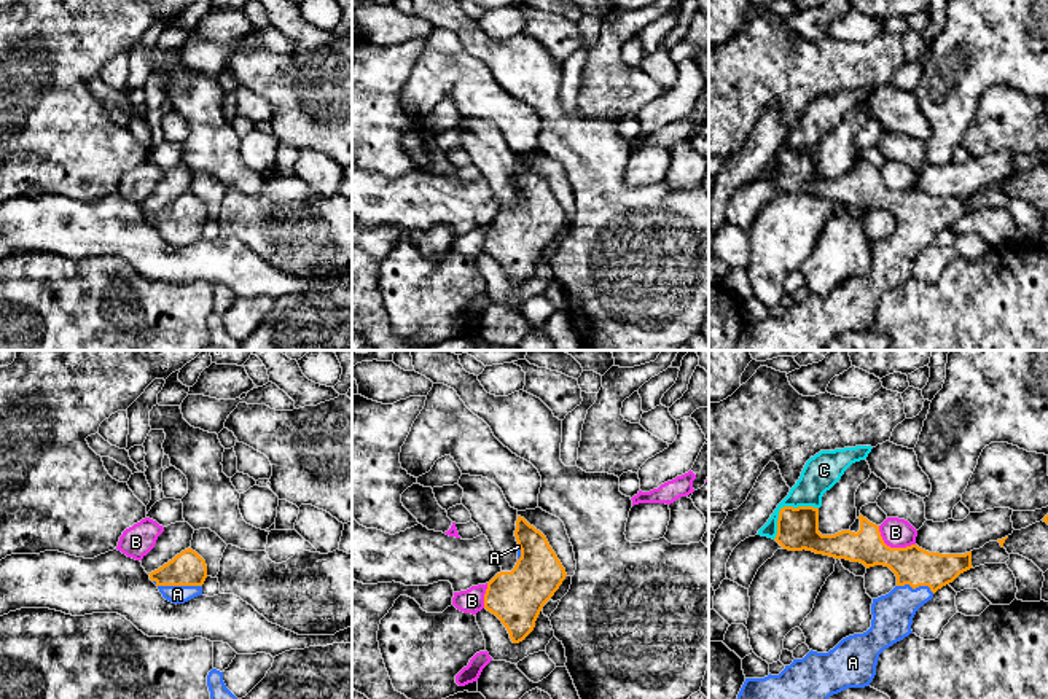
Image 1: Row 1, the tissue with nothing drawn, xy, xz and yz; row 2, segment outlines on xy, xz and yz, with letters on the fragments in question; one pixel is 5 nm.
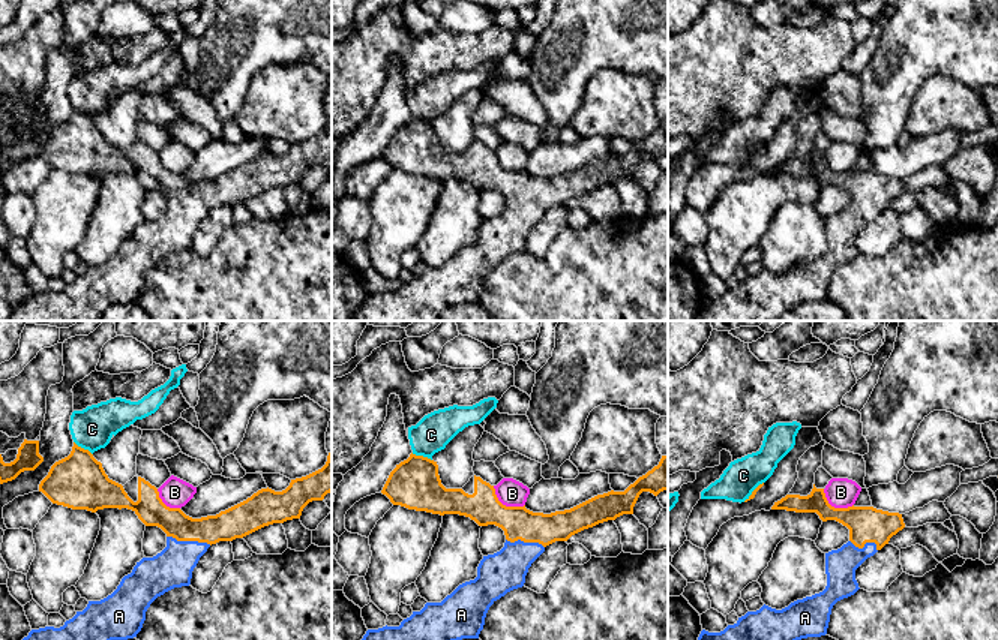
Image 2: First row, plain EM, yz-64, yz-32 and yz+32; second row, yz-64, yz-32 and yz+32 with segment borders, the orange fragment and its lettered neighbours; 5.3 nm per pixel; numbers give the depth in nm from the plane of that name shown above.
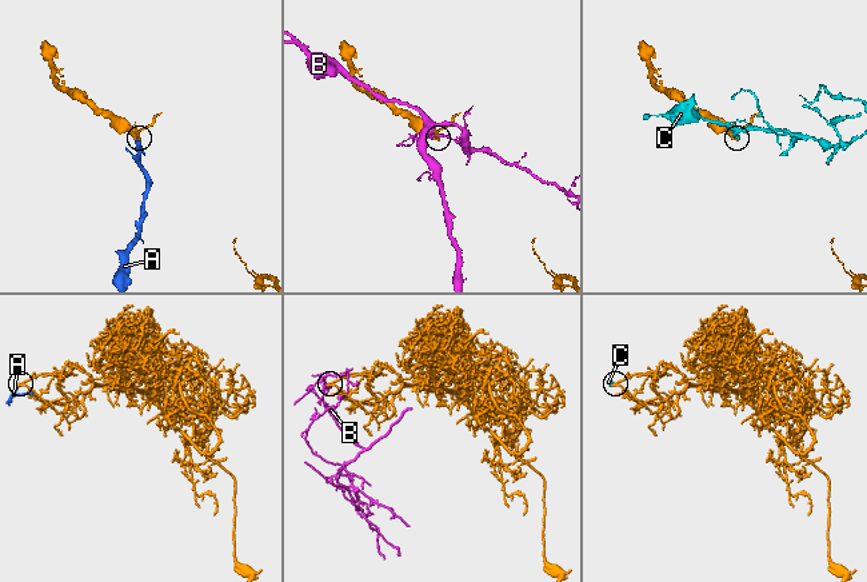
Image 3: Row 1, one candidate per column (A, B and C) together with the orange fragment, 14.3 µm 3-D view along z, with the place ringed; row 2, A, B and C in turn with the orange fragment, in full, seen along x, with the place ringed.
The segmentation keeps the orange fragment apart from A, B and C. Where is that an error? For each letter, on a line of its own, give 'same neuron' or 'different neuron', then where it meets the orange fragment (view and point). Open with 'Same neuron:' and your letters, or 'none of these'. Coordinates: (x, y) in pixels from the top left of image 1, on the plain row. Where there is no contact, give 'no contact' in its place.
Same neuron: A
A: same neuron; contact xy (177, 228)
B: different neuron; contact yz (892, 191)
C: different neuron; contact yz (784, 150)

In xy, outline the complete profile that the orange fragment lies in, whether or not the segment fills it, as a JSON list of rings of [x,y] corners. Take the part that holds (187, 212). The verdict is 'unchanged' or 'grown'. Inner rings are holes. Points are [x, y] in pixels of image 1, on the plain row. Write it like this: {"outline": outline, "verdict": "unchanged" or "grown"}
{"outline": [[[188,191],[148,218],[166,244],[185,247],[202,239],[207,209],[196,194]]], "verdict": "grown"}

